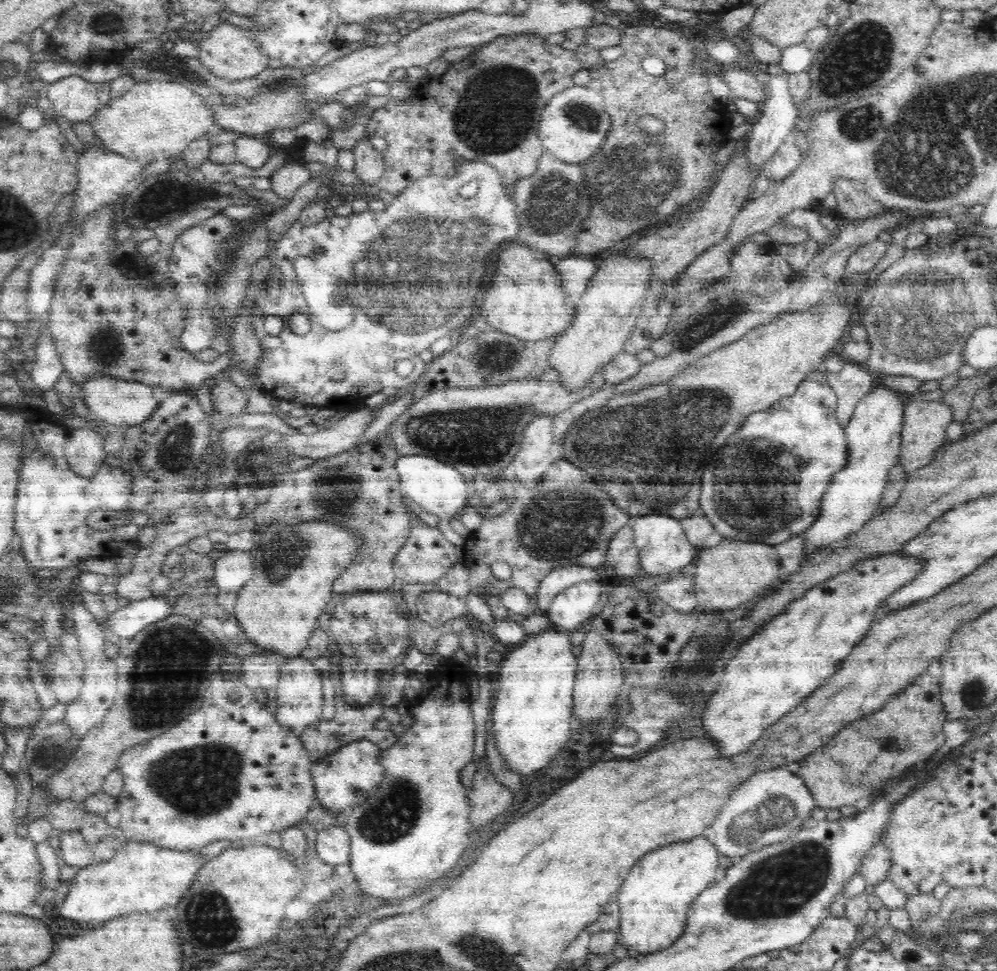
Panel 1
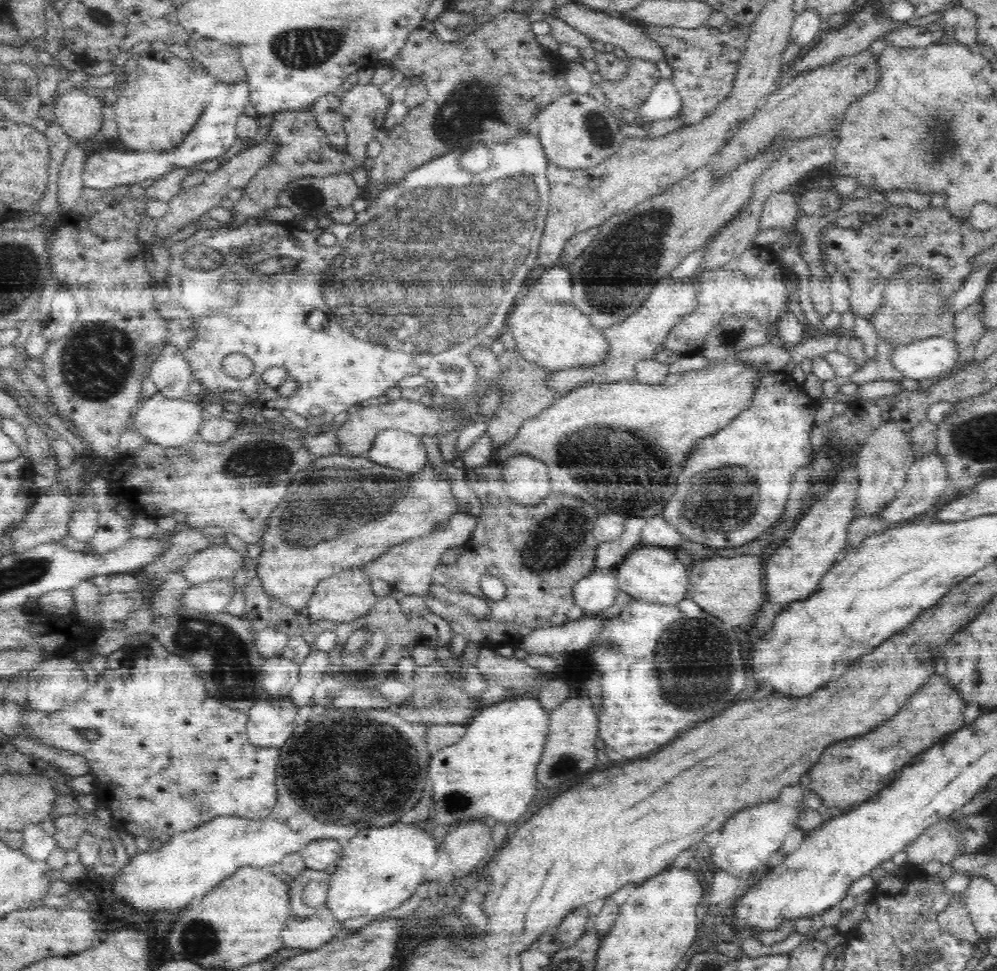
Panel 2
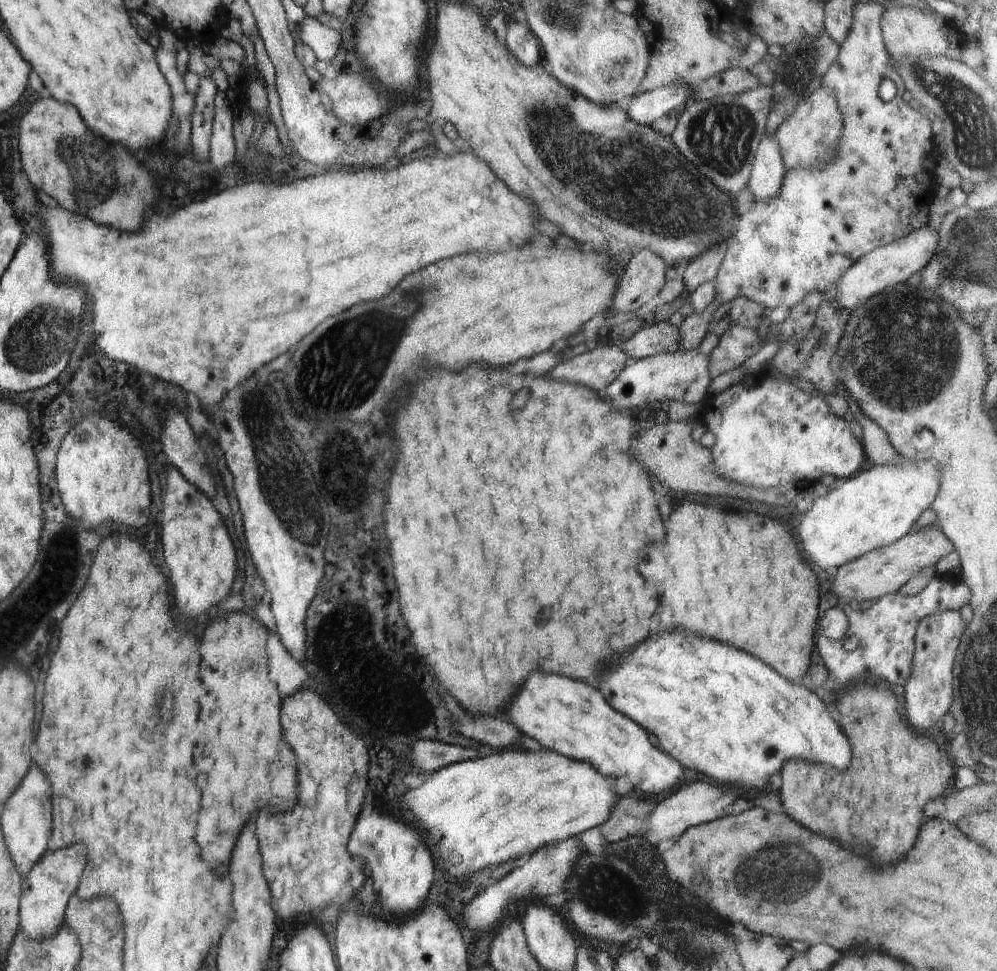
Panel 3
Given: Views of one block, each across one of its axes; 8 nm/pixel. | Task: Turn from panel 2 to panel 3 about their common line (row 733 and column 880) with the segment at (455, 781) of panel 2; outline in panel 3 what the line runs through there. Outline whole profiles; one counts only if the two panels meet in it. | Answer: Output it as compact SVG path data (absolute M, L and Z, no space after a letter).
M899 456L898 464L874 465L870 470L864 470L861 474L854 474L852 478L843 479L826 496L814 500L812 508L804 514L804 518L798 524L798 538L802 552L820 568L830 570L838 568L846 562L856 560L859 556L870 550L887 547L900 540L904 535L912 531L912 526L934 502L938 492L938 464L930 464L932 460L924 460L918 464L910 464L906 458Z

